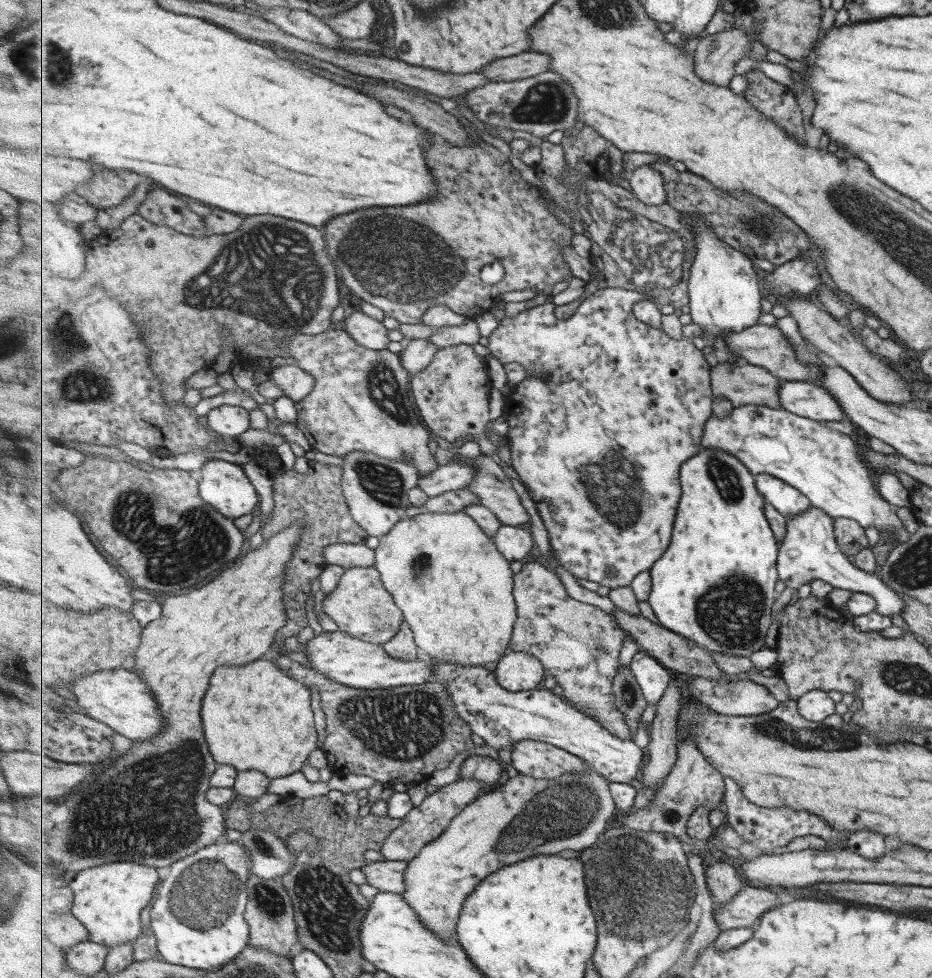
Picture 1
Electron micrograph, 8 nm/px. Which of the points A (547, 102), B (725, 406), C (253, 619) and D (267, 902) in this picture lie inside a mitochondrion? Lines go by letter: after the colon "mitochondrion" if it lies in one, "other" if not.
A: mitochondrion
B: other
C: other
D: mitochondrion

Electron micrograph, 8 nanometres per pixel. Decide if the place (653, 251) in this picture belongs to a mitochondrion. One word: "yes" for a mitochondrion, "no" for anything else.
yes

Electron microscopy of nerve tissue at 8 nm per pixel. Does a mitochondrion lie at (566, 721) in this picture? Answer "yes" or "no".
no

